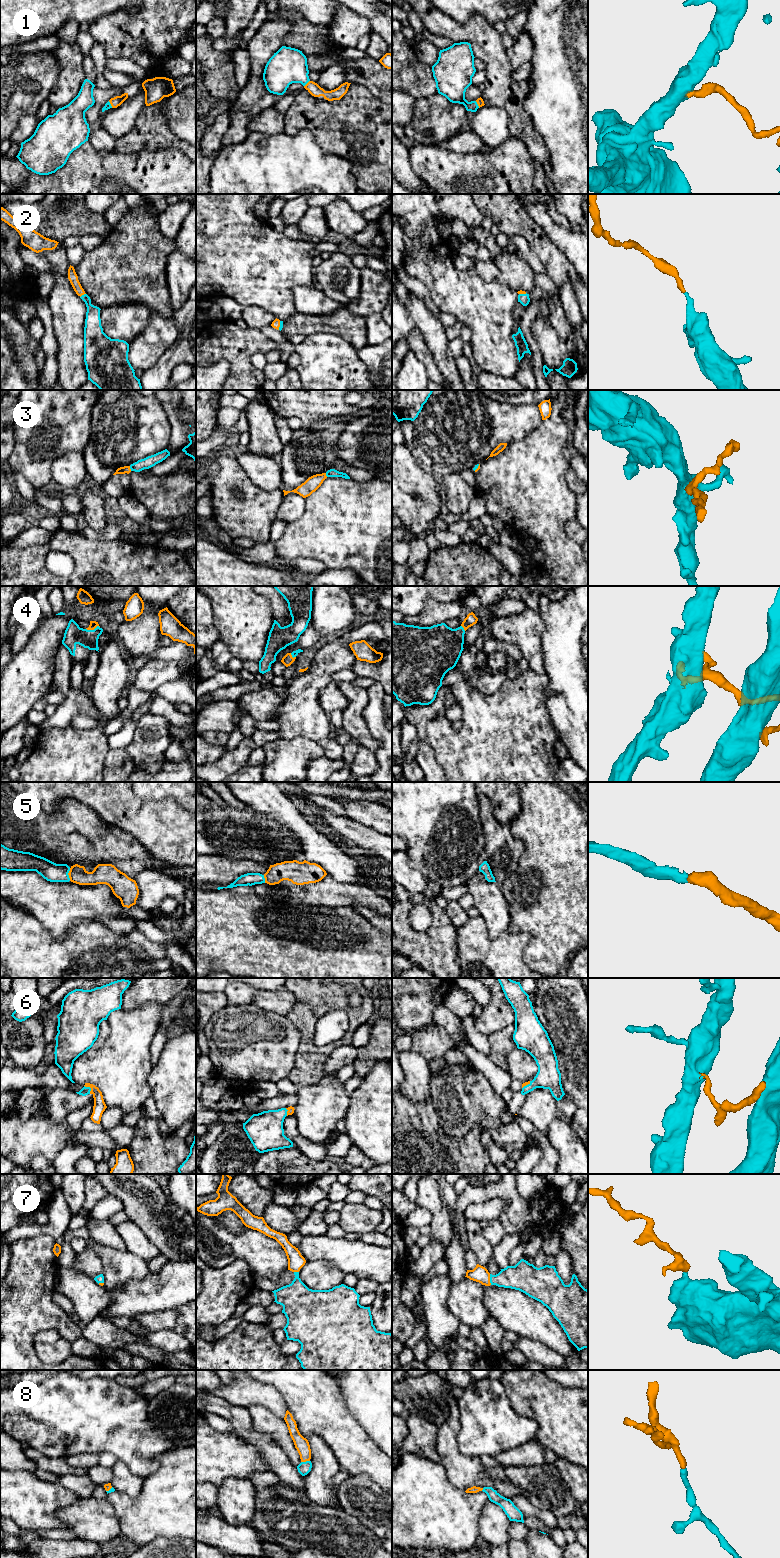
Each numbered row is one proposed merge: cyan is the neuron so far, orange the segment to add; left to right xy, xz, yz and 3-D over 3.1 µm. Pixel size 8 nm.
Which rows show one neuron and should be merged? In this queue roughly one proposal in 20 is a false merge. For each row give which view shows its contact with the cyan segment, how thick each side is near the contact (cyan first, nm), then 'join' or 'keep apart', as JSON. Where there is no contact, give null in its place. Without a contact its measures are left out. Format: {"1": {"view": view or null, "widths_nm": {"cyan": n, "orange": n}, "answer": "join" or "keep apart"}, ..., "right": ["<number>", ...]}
{"1": {"view": "xz", "widths_nm": {"cyan": 300, "orange": 100}, "answer": "join"}, "2": {"view": "xy", "widths_nm": {"cyan": 130, "orange": 80}, "answer": "join"}, "3": {"view": "xy", "widths_nm": {"cyan": 90, "orange": 60}, "answer": "join"}, "4": {"view": "xy", "widths_nm": {"cyan": 150, "orange": 60}, "answer": "join"}, "5": {"view": "xy", "widths_nm": {"cyan": 150, "orange": 140}, "answer": "join"}, "6": {"view": "xy", "widths_nm": {"cyan": 70, "orange": 100}, "answer": "join"}, "7": {"view": "yz", "widths_nm": {"cyan": 220, "orange": 130}, "answer": "join"}, "8": {"view": "xz", "widths_nm": {"cyan": 100, "orange": 110}, "answer": "join"}, "right": ["1", "2", "3", "4", "5", "6", "7", "8"]}

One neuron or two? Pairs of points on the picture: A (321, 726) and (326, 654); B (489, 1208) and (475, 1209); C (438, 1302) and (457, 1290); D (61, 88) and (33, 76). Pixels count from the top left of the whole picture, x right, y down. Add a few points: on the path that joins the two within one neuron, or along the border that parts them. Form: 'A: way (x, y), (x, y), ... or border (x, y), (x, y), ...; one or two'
A: way (312, 708), (312, 682), (319, 675), (319, 672); one
B: way (486, 1209), (478, 1209); one
C: border (450, 1283), (447, 1307), (457, 1318); two
D: border (59, 62), (58, 80), (46, 99); two

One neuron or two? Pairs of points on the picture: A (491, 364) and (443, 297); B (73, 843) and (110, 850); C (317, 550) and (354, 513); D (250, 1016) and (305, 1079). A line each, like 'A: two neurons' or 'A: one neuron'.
A: one neuron
B: one neuron
C: one neuron
D: two neurons

